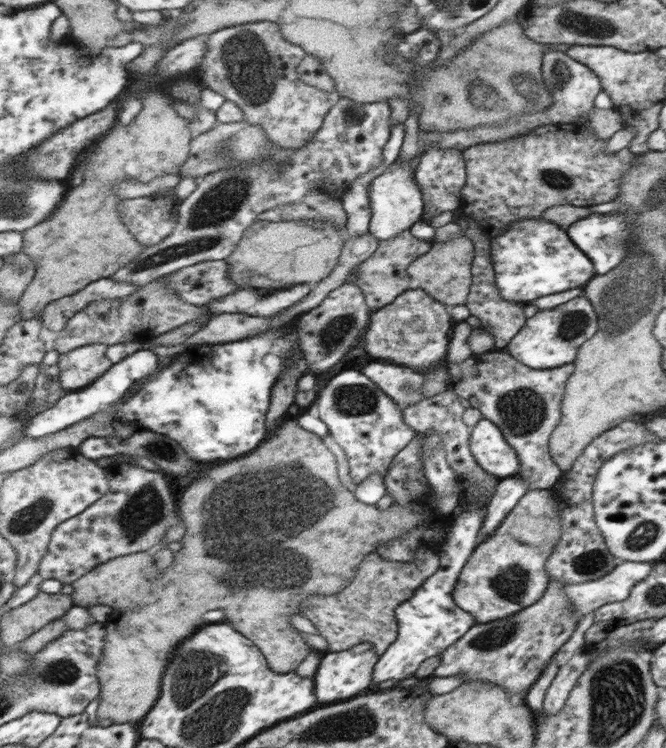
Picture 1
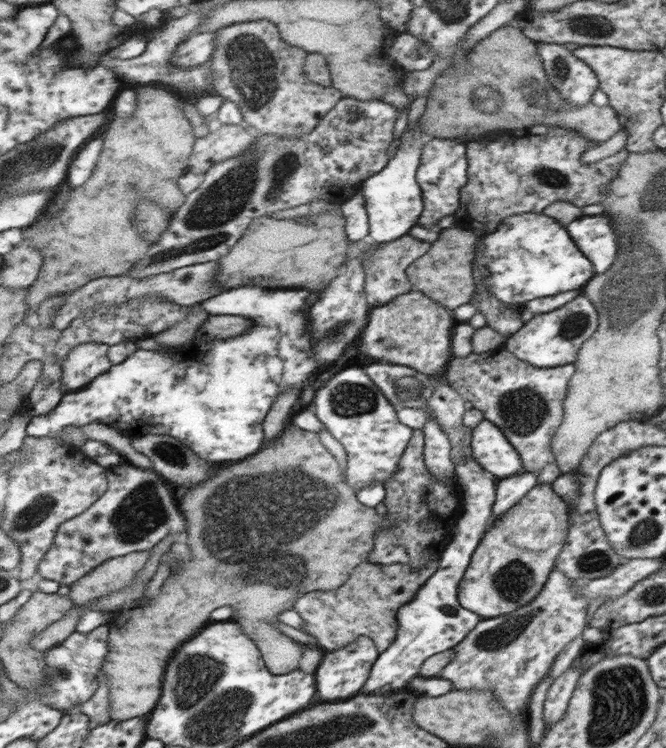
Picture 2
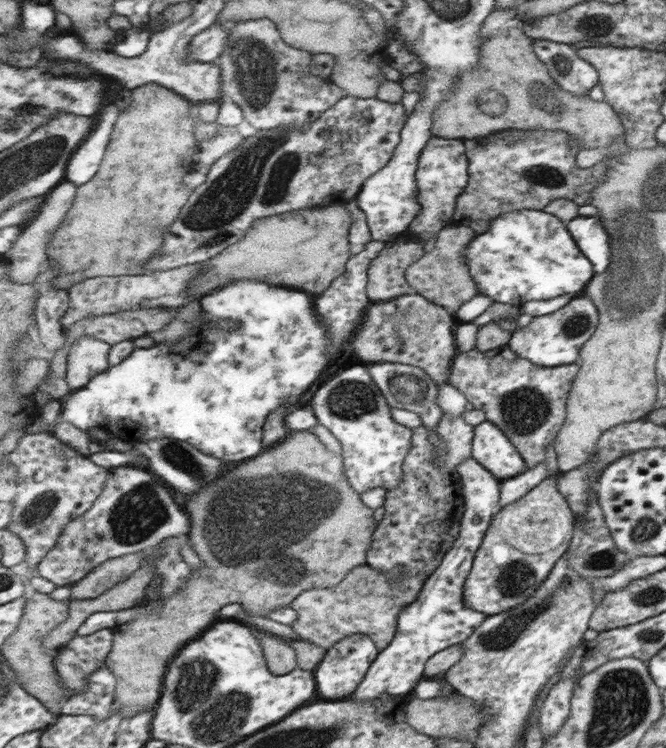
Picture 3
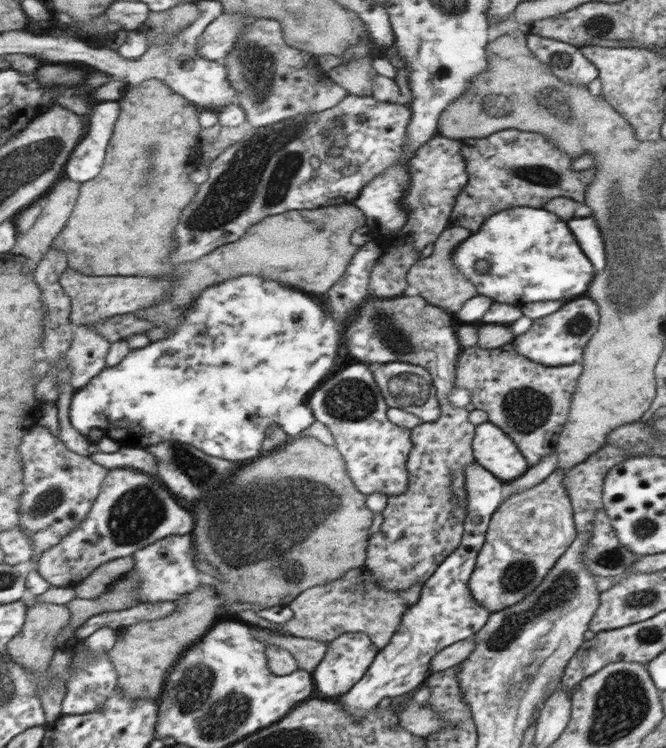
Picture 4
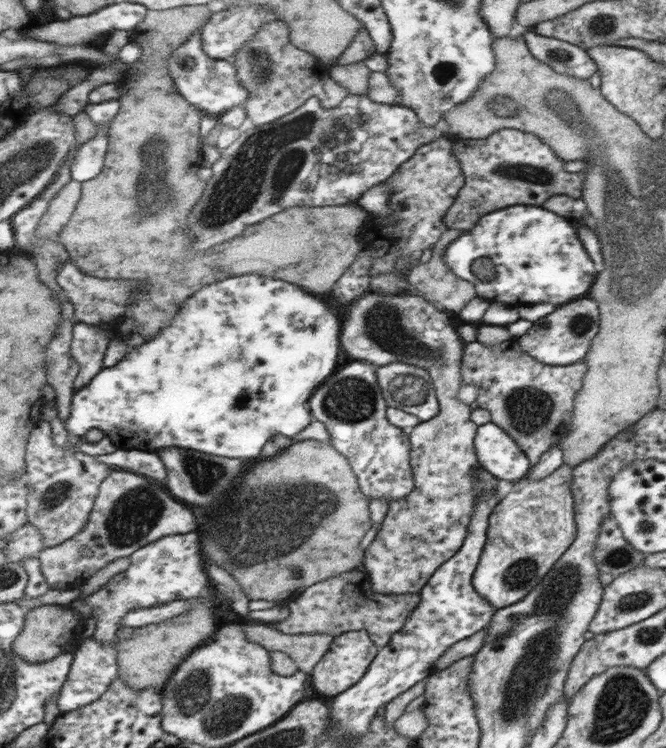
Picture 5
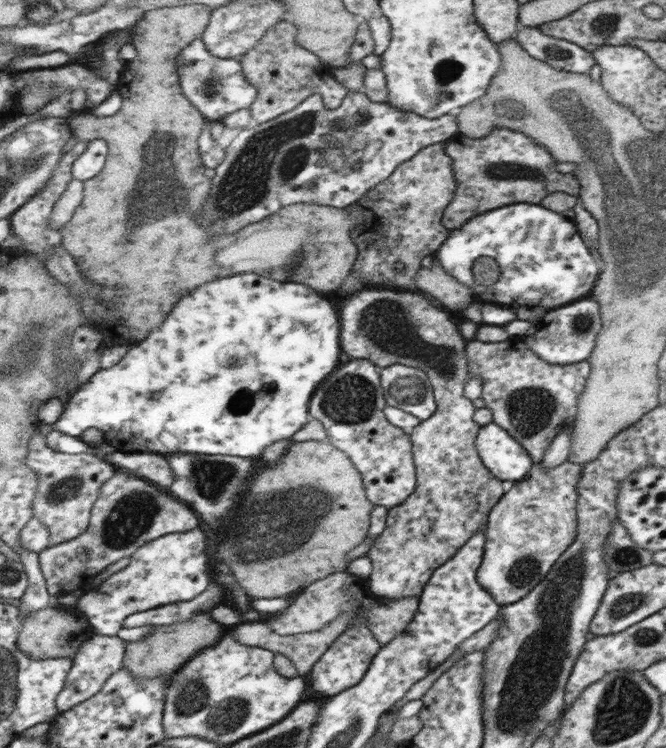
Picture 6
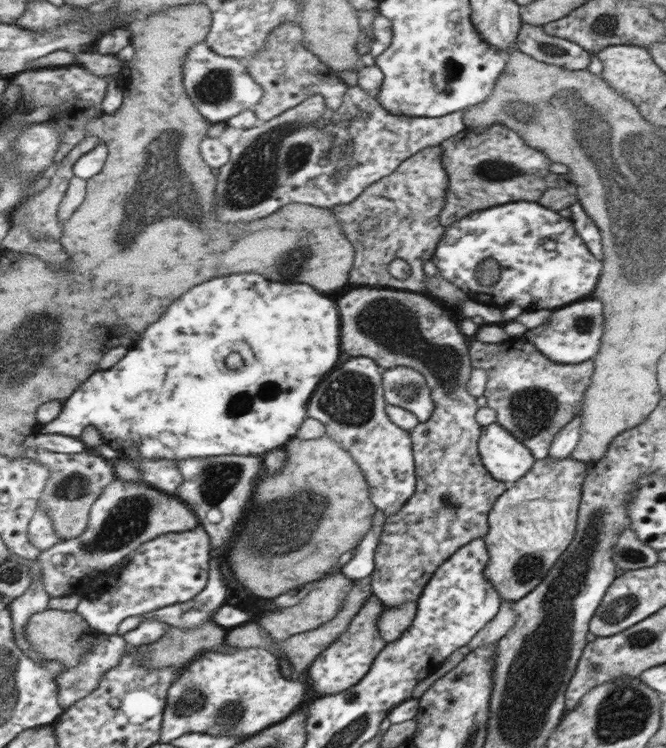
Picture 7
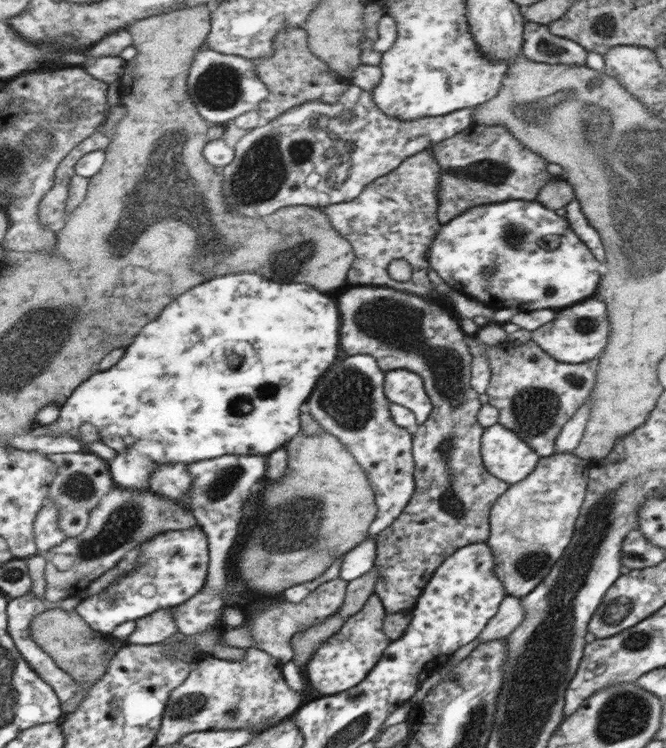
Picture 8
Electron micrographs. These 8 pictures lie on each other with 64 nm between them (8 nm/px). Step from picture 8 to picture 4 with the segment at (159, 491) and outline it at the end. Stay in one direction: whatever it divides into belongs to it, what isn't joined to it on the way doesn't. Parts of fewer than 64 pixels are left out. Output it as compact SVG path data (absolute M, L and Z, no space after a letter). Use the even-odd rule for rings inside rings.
M113 448L110 453L97 452L91 454L91 457L102 466L107 466L113 469L136 469L142 470L144 474L158 474L158 462L154 460L152 454L140 450L140 448L124 448L118 450Z

